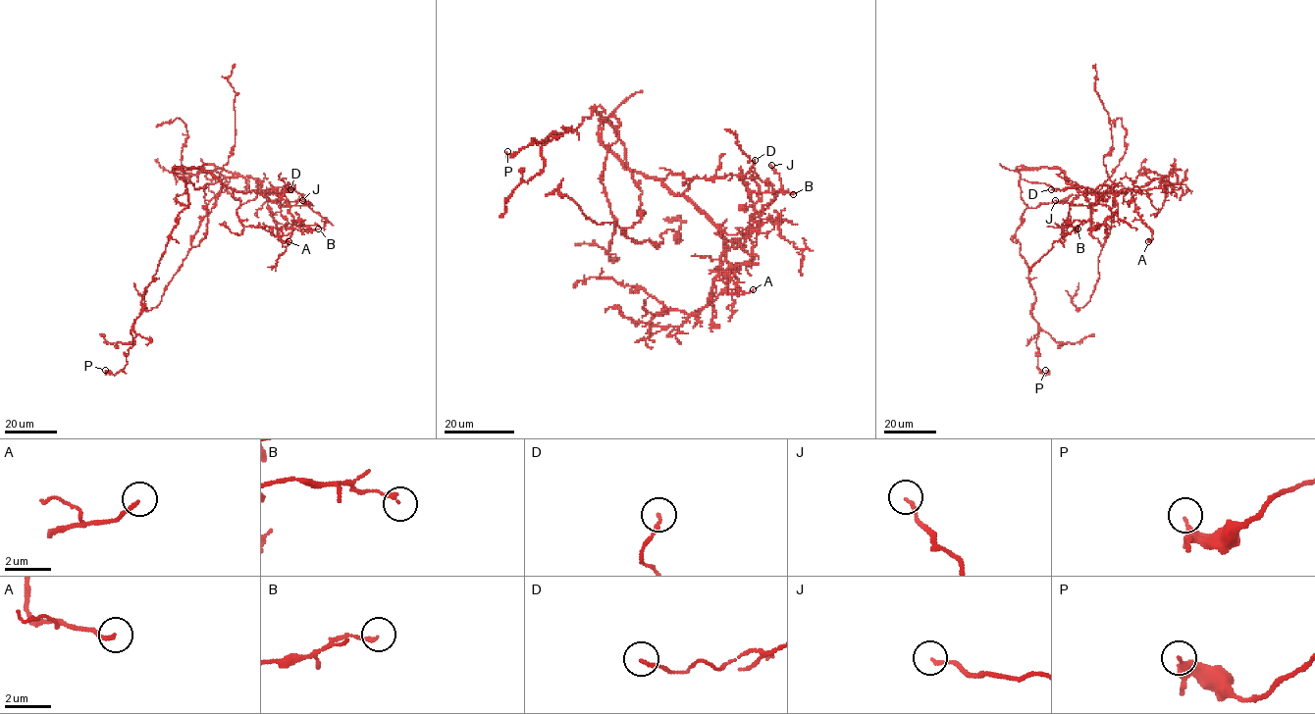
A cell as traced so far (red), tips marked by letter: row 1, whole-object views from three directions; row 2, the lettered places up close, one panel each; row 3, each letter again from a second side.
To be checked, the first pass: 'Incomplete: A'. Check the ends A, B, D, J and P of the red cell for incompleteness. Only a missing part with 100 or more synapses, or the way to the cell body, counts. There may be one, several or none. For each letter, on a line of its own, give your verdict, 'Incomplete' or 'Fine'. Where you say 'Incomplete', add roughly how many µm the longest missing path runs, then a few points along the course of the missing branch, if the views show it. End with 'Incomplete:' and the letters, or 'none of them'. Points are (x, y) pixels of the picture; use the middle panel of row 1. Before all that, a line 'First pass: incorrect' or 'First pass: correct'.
First pass: incorrect
A: Fine
B: Fine
D: Fine
J: Fine
P: Fine
Incomplete: none of them

